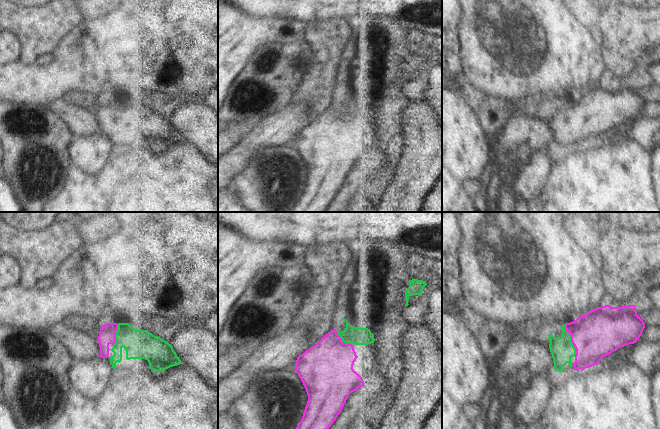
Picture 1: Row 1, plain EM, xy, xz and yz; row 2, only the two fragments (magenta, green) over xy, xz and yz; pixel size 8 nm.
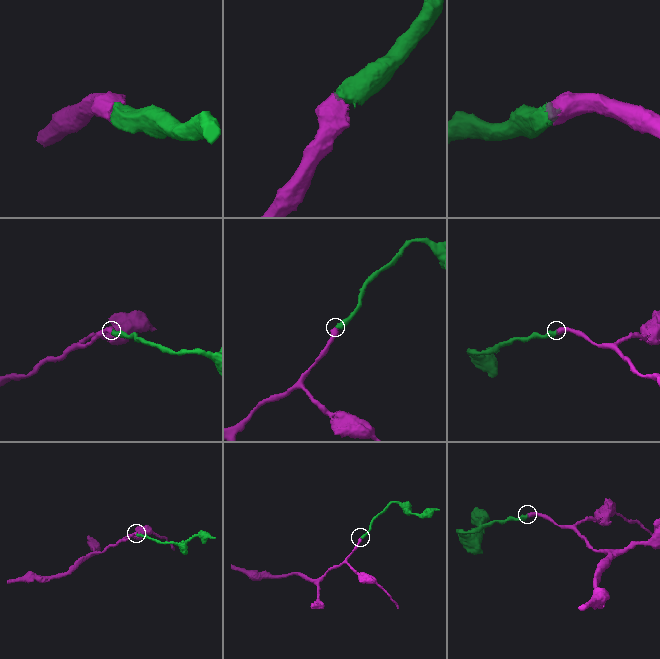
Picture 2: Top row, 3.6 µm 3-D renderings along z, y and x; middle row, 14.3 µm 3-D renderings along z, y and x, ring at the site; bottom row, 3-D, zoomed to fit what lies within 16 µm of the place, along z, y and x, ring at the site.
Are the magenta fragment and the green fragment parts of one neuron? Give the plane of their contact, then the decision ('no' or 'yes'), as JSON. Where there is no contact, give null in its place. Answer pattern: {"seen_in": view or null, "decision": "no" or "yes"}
{"seen_in": "yz", "decision": "yes"}

